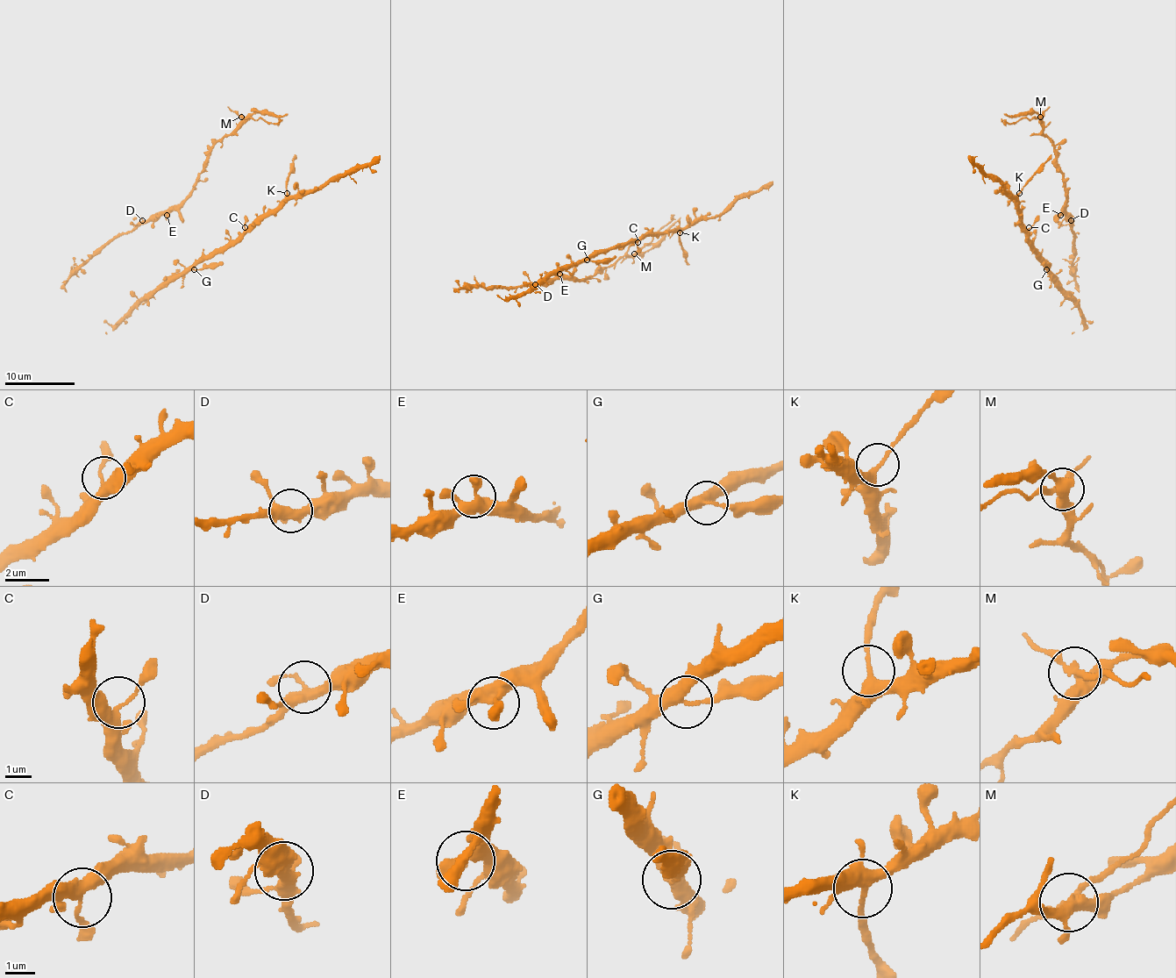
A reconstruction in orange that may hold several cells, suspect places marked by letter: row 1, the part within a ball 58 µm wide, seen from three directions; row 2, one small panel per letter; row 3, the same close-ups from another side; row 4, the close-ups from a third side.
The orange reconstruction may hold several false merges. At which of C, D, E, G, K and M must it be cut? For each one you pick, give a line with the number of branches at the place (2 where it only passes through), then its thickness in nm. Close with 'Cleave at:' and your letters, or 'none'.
G: branches 3; calibre 360 nm
K: branches 3; calibre 260 nm
M: branches 4; calibre 360 nm
Cleave at: G, K, M

